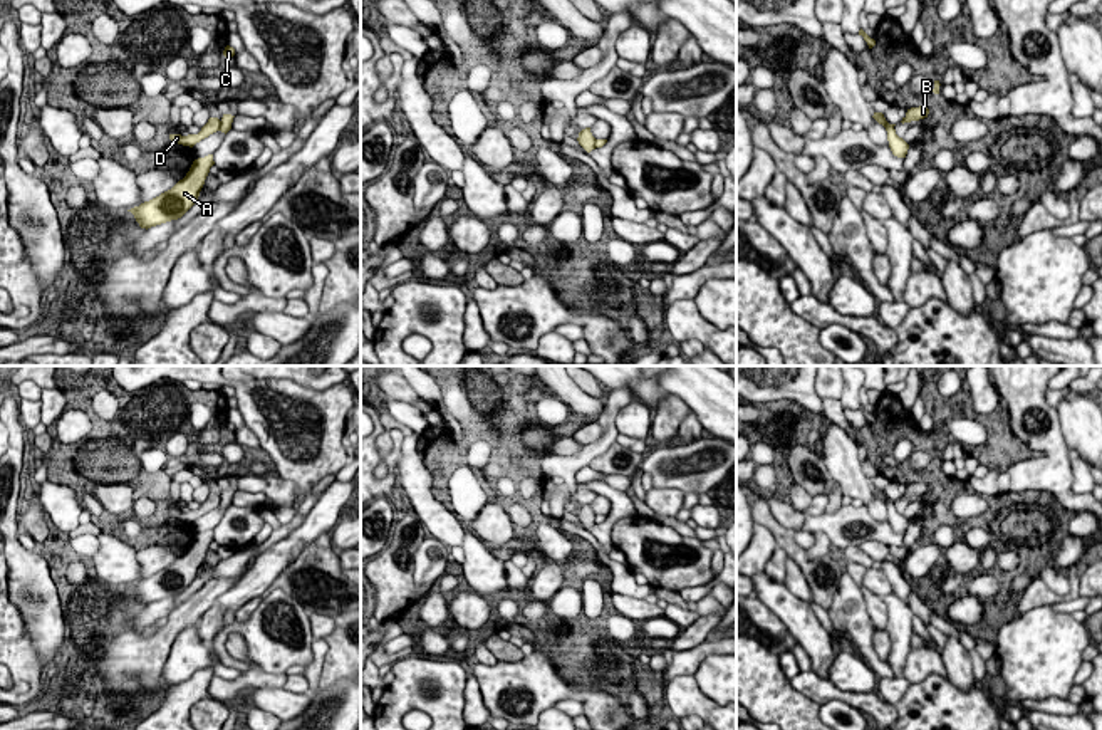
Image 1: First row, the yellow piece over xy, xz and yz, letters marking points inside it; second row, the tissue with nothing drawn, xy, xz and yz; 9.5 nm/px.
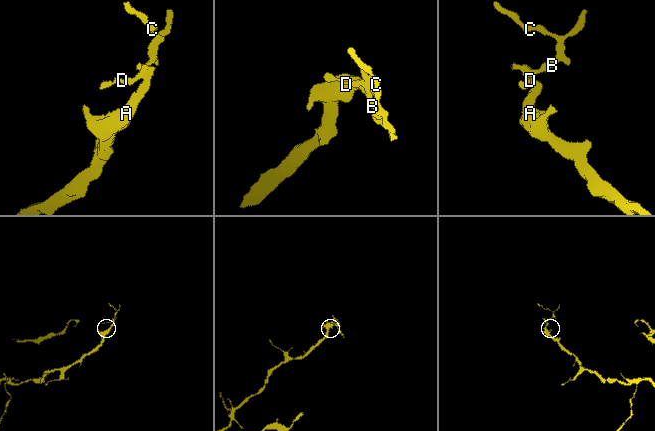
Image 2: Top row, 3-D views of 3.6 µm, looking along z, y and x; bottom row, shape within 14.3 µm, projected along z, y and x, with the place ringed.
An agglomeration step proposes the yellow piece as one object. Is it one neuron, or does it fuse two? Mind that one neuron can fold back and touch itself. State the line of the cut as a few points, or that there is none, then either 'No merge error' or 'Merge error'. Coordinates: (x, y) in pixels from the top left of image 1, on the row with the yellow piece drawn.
Split along xy (222, 121), (218, 130). Merge error

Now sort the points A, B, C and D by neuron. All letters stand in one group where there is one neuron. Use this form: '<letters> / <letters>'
A / B C D

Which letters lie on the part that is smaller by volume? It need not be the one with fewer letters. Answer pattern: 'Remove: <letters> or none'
Remove: B, C, D

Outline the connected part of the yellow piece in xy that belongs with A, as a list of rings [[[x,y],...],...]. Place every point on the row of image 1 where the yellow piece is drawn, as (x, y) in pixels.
[[[213,154],[195,159],[186,176],[171,190],[127,211],[131,211],[139,227],[146,230],[181,218],[196,203],[213,164]]]

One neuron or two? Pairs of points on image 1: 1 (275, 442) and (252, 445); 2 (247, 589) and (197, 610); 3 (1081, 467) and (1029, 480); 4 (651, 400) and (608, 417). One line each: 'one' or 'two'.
1: two
2: two
3: two
4: two

